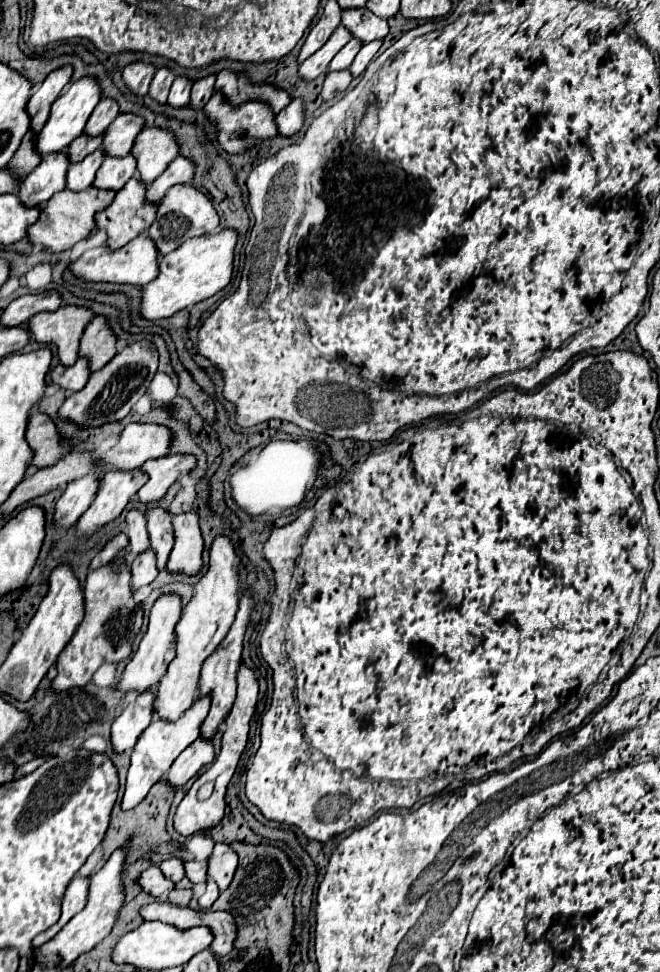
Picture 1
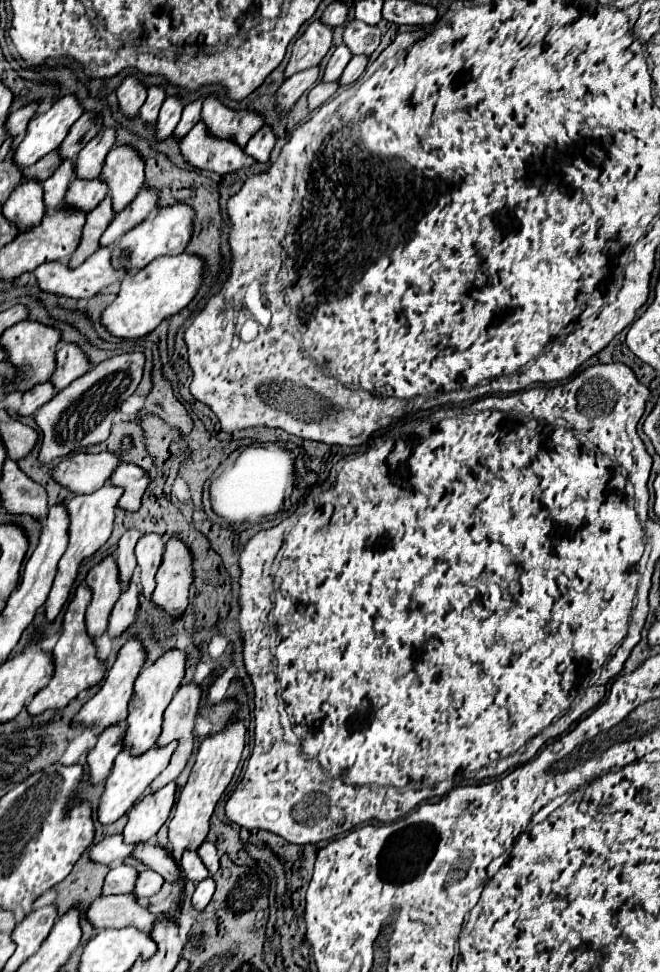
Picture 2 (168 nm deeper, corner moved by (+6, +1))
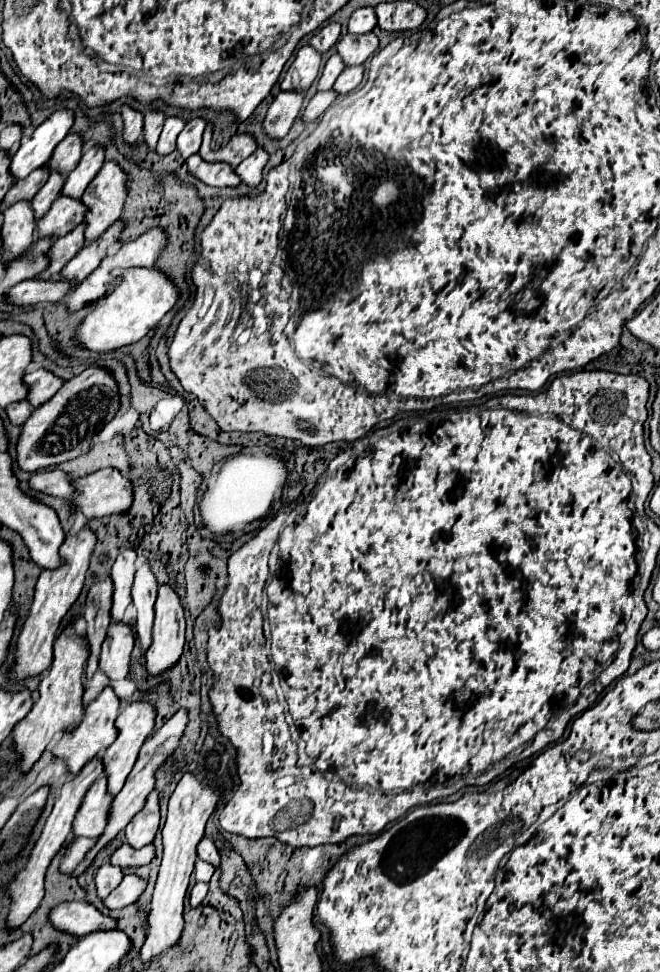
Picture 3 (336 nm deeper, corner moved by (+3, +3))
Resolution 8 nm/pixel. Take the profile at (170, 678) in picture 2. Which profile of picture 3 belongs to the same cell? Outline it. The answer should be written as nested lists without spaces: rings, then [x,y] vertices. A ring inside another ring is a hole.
[[[145,701],[131,703],[119,713],[119,717],[115,721],[115,725],[117,725],[117,739],[105,753],[101,753],[103,773],[107,777],[107,789],[109,789],[111,795],[117,795],[121,791],[127,775],[131,773],[131,769],[133,769],[133,765],[137,761],[141,745],[145,743],[147,735],[153,731],[153,721],[155,721],[155,709],[149,703],[145,703]]]

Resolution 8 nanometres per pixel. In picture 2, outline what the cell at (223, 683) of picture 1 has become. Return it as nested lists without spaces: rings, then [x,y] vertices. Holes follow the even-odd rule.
[[[192,681],[192,683],[180,685],[180,689],[176,691],[172,703],[168,705],[168,709],[166,709],[166,713],[164,713],[164,725],[162,725],[162,735],[158,737],[158,745],[166,745],[166,743],[174,741],[174,739],[178,739],[178,751],[172,755],[170,765],[152,781],[152,785],[150,785],[152,791],[156,791],[156,789],[164,787],[166,783],[174,781],[174,779],[182,773],[182,769],[186,767],[186,763],[188,763],[188,759],[190,759],[190,755],[192,755],[192,749],[194,749],[196,719],[198,719],[198,715],[200,715],[200,701],[202,701],[202,697],[204,697],[202,685],[196,683],[196,681]]]

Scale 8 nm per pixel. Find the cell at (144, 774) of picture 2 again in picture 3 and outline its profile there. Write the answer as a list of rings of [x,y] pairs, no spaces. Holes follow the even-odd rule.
[[[97,779],[89,791],[85,793],[77,817],[73,819],[73,835],[75,837],[99,837],[107,825],[107,813],[113,797],[107,793],[107,779]]]

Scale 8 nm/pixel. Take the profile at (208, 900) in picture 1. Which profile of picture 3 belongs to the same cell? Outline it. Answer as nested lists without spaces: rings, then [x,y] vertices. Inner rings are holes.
[[[195,883],[193,889],[191,889],[191,895],[189,895],[189,903],[191,907],[197,907],[207,895],[207,883]]]

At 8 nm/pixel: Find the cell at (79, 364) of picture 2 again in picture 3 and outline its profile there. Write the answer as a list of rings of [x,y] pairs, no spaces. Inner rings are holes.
[[[37,369],[37,371],[29,373],[29,375],[25,375],[23,381],[29,387],[27,401],[33,407],[39,407],[39,405],[47,403],[63,385],[63,381],[59,377],[55,377],[53,373],[47,373],[45,369]]]

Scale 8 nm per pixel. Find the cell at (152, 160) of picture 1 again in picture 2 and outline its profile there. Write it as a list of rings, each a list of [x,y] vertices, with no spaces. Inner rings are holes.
[[[118,145],[108,153],[100,177],[108,183],[114,211],[122,211],[144,185],[142,157],[132,147]]]

